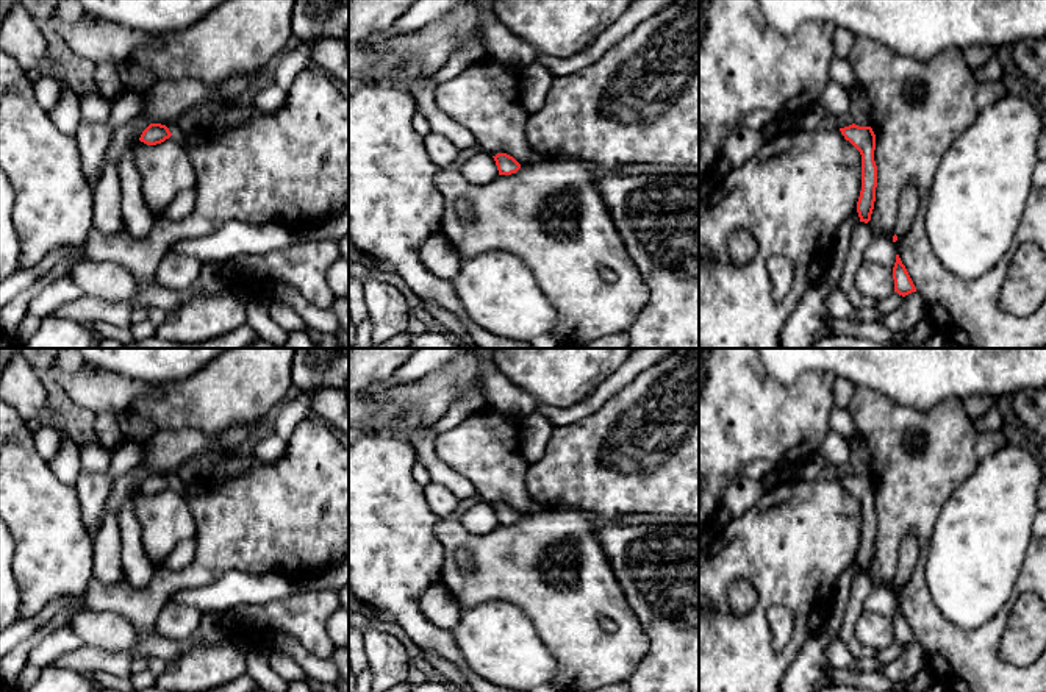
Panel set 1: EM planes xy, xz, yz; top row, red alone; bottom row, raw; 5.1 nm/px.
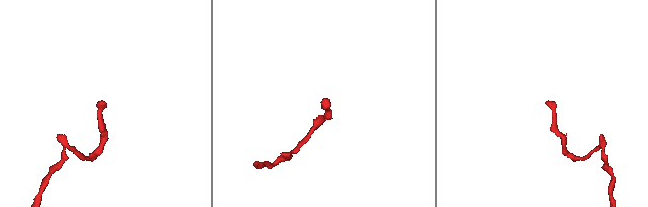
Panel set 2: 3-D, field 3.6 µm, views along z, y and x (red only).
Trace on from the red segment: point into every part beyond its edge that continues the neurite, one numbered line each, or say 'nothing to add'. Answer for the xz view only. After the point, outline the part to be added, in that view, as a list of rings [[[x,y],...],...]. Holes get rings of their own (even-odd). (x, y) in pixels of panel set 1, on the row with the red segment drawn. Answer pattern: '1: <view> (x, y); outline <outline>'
nothing to add

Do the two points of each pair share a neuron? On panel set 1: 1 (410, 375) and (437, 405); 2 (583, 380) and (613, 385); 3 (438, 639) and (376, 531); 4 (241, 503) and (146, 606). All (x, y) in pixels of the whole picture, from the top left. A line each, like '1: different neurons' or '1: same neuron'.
1: different neurons
2: different neurons
3: same neuron
4: same neuron

